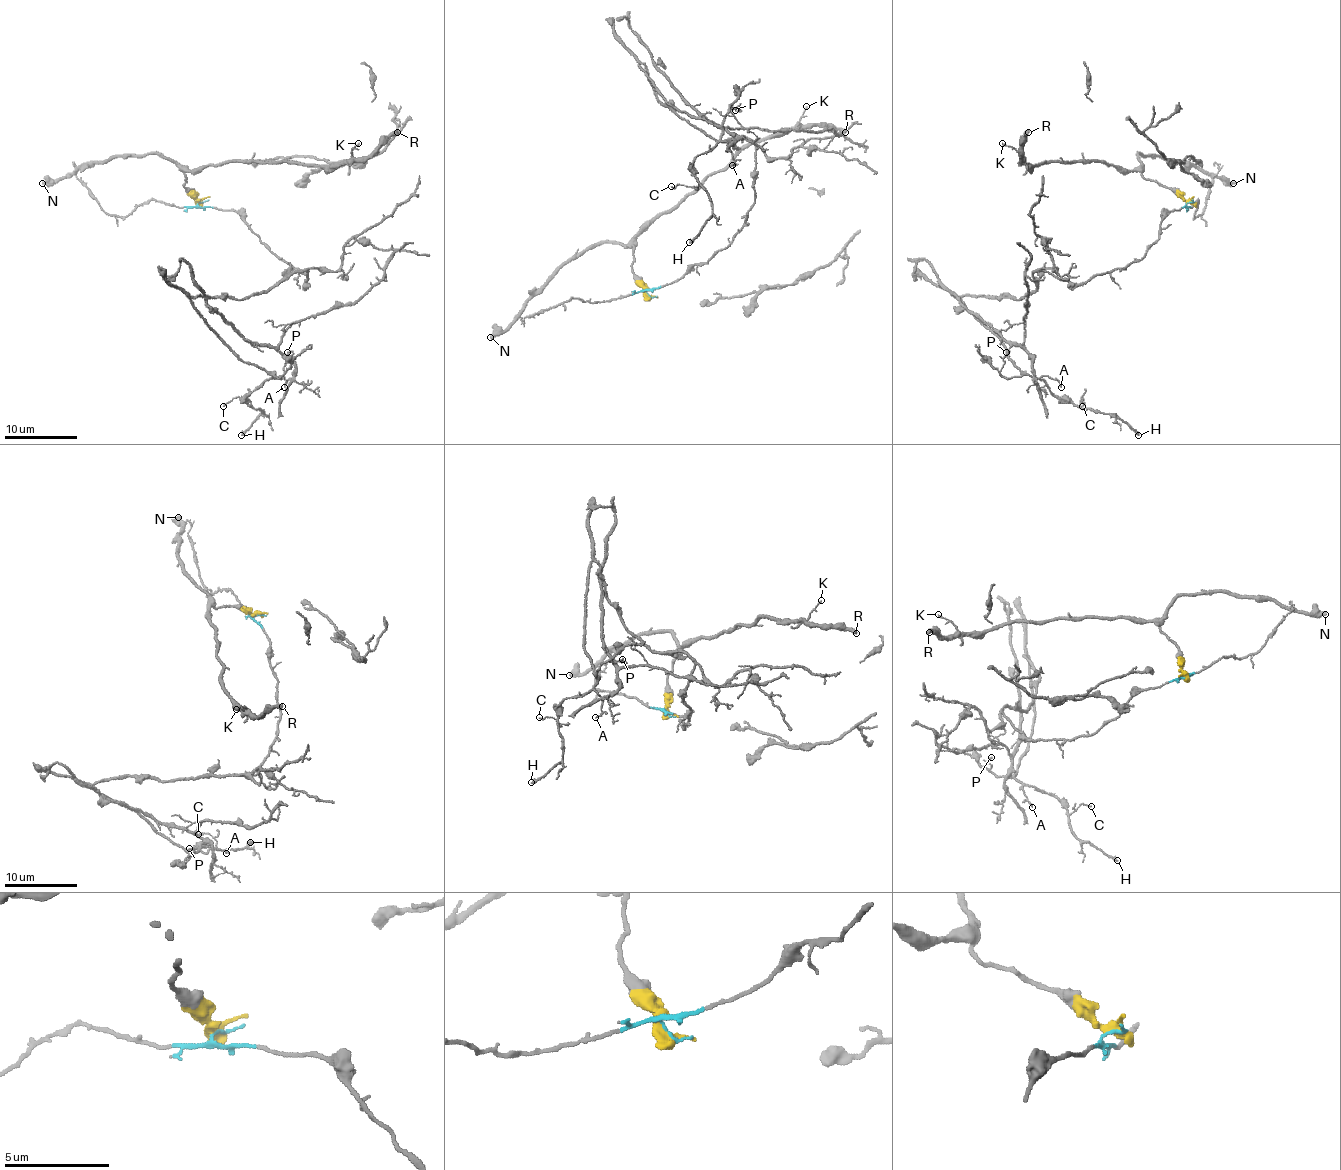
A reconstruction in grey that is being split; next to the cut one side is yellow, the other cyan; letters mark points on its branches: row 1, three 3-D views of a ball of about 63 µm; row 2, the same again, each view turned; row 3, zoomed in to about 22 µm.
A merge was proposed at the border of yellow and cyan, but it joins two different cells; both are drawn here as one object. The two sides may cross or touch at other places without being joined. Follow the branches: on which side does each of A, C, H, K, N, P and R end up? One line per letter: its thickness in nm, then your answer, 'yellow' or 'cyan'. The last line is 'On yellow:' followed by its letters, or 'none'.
A: calibre 130 nm; cyan
C: calibre 120 nm; cyan
H: calibre 280 nm; cyan
K: calibre 110 nm; yellow
N: calibre 440 nm; yellow
P: calibre 110 nm; cyan
R: calibre 380 nm; yellow
On yellow: K, N, R

